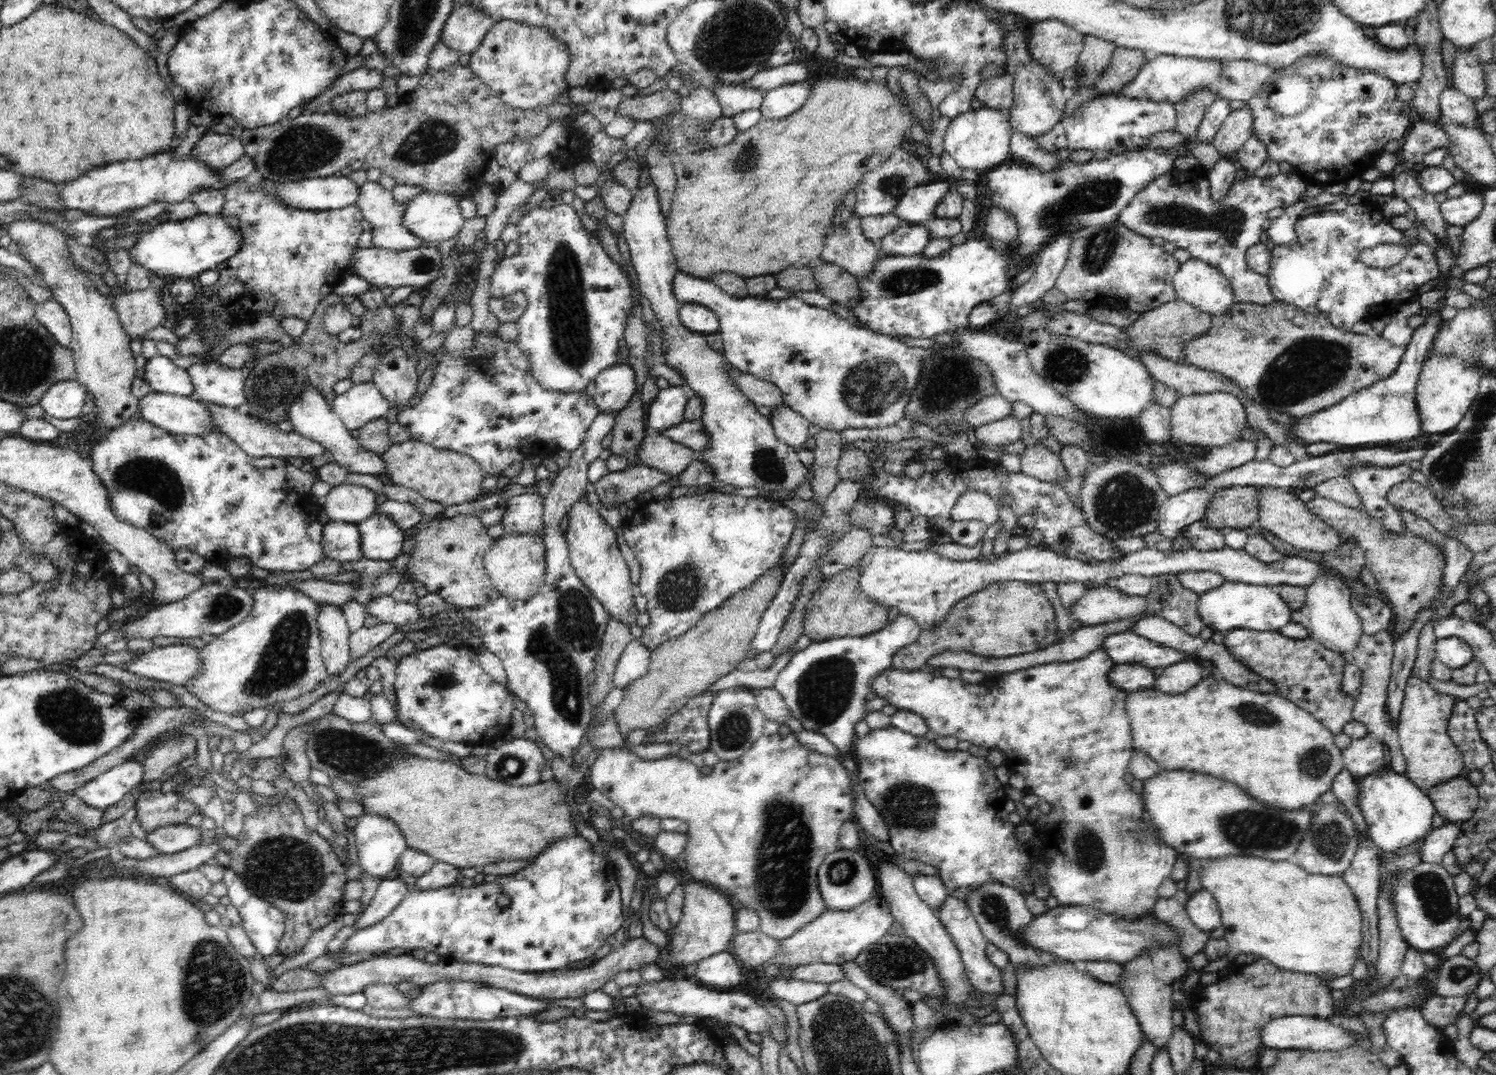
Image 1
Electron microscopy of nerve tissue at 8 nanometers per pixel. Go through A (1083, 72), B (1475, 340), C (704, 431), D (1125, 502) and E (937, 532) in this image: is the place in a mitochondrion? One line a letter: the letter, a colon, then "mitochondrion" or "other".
A: mitochondrion
B: mitochondrion
C: other
D: mitochondrion
E: other

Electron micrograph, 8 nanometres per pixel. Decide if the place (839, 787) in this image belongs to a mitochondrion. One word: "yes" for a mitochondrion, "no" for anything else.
no

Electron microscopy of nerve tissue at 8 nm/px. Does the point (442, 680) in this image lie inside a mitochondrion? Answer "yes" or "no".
yes

